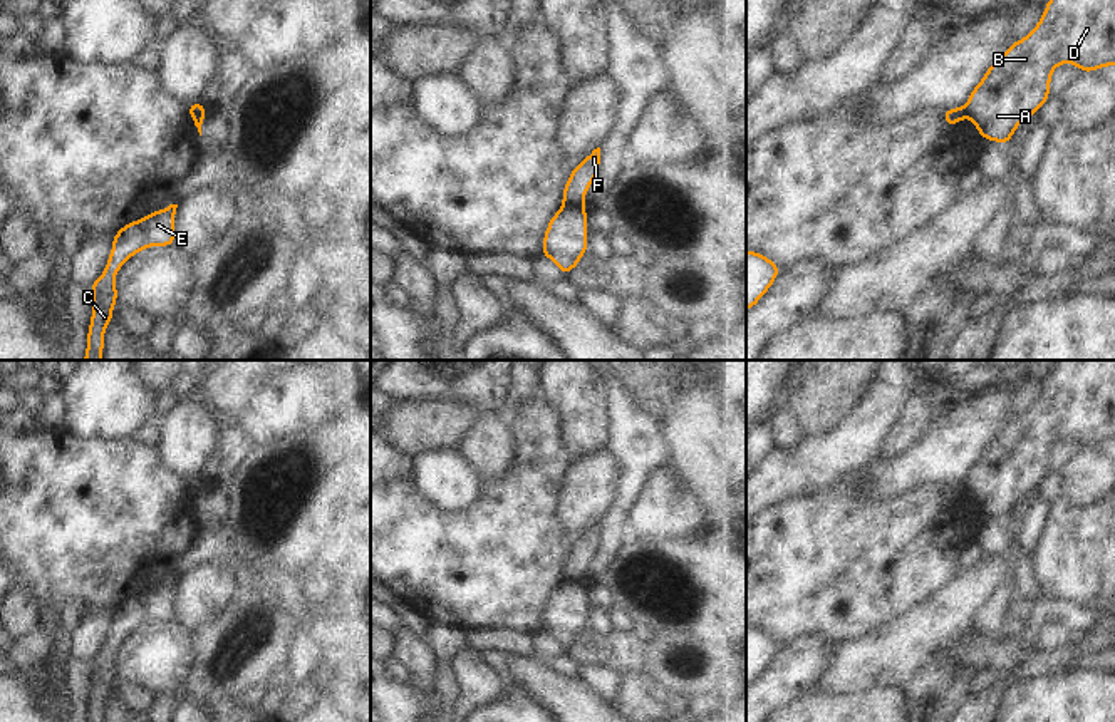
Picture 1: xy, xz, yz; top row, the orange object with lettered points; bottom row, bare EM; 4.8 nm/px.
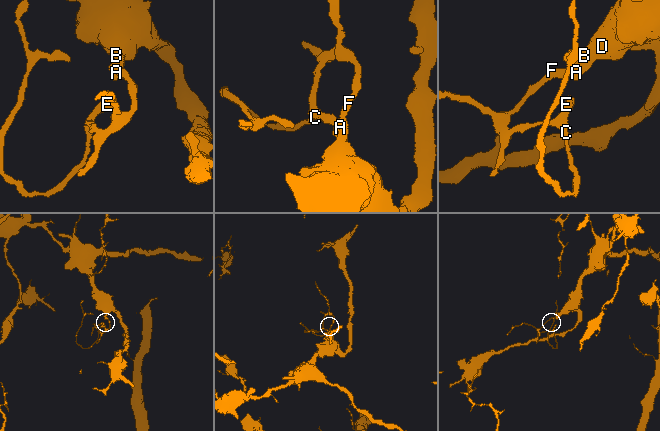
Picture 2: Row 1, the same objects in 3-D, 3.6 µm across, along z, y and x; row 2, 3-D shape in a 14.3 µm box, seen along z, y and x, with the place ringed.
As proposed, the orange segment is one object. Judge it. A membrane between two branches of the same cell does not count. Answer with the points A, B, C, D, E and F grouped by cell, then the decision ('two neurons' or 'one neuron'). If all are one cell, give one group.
groups A B D / C E F; two neurons

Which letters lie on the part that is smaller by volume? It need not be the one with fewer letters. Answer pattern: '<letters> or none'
C, E, F

